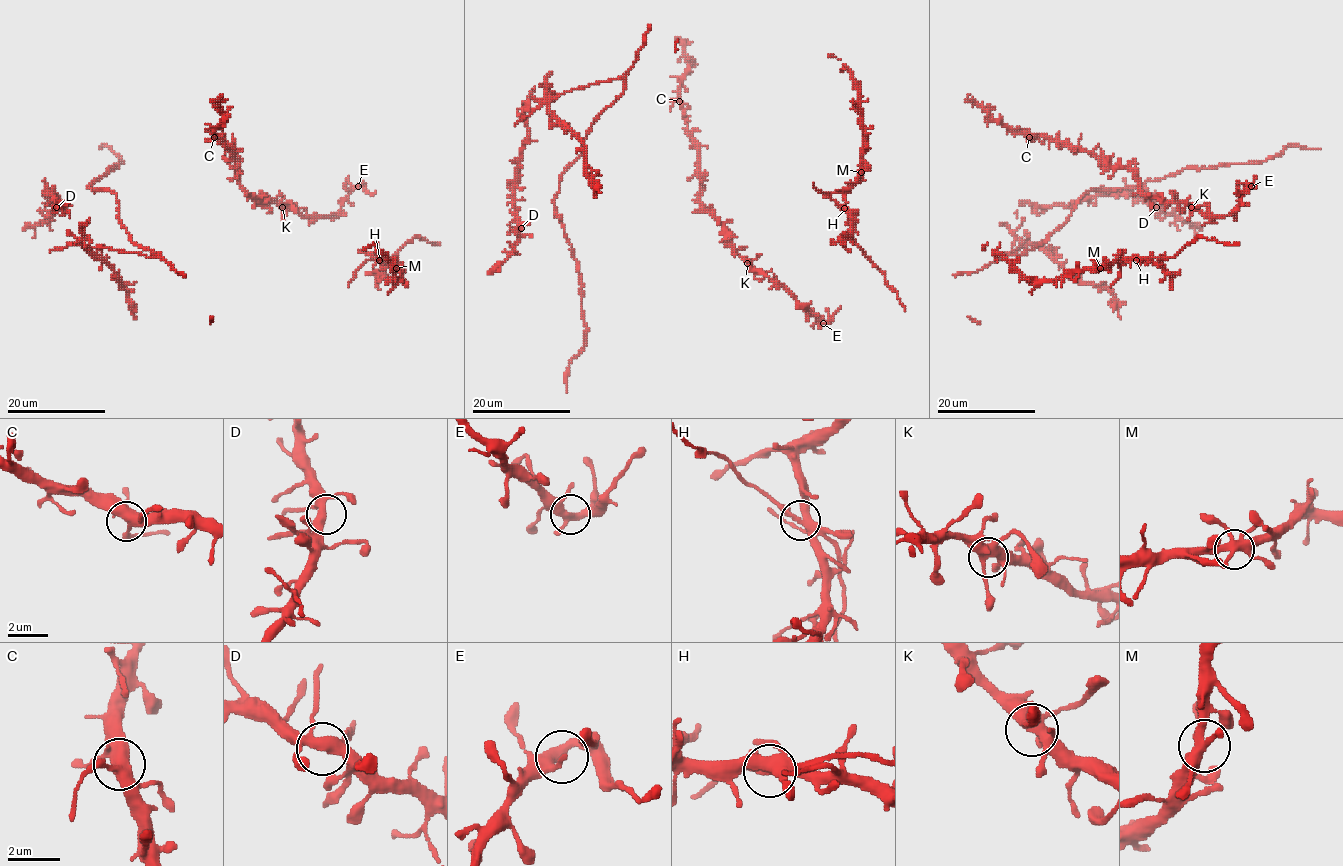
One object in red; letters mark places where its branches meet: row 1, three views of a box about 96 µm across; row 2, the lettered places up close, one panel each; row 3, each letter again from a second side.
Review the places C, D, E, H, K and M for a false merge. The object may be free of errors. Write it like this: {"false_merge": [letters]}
{"false_merge": []}

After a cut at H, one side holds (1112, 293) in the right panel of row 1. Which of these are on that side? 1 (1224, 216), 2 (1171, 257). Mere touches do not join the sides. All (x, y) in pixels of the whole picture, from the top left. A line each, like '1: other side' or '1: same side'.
1: same side
2: other side

